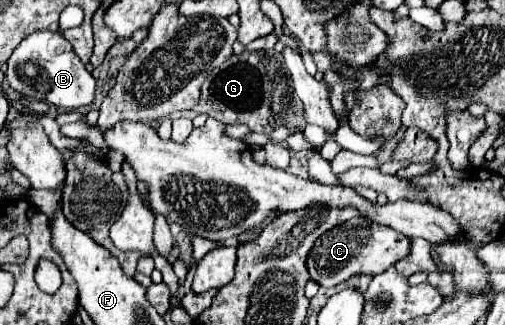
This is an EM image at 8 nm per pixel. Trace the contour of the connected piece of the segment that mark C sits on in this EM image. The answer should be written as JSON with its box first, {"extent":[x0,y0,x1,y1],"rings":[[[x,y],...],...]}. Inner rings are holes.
{"extent":[308,217,410,287],"rings":[[[356,217],[352,221],[346,221],[316,241],[312,251],[308,253],[308,271],[310,277],[322,285],[322,287],[334,287],[358,273],[364,275],[378,275],[392,267],[396,261],[408,257],[410,253],[410,239],[402,233],[396,233],[394,229],[388,229],[386,225],[368,221],[366,217]]]}

